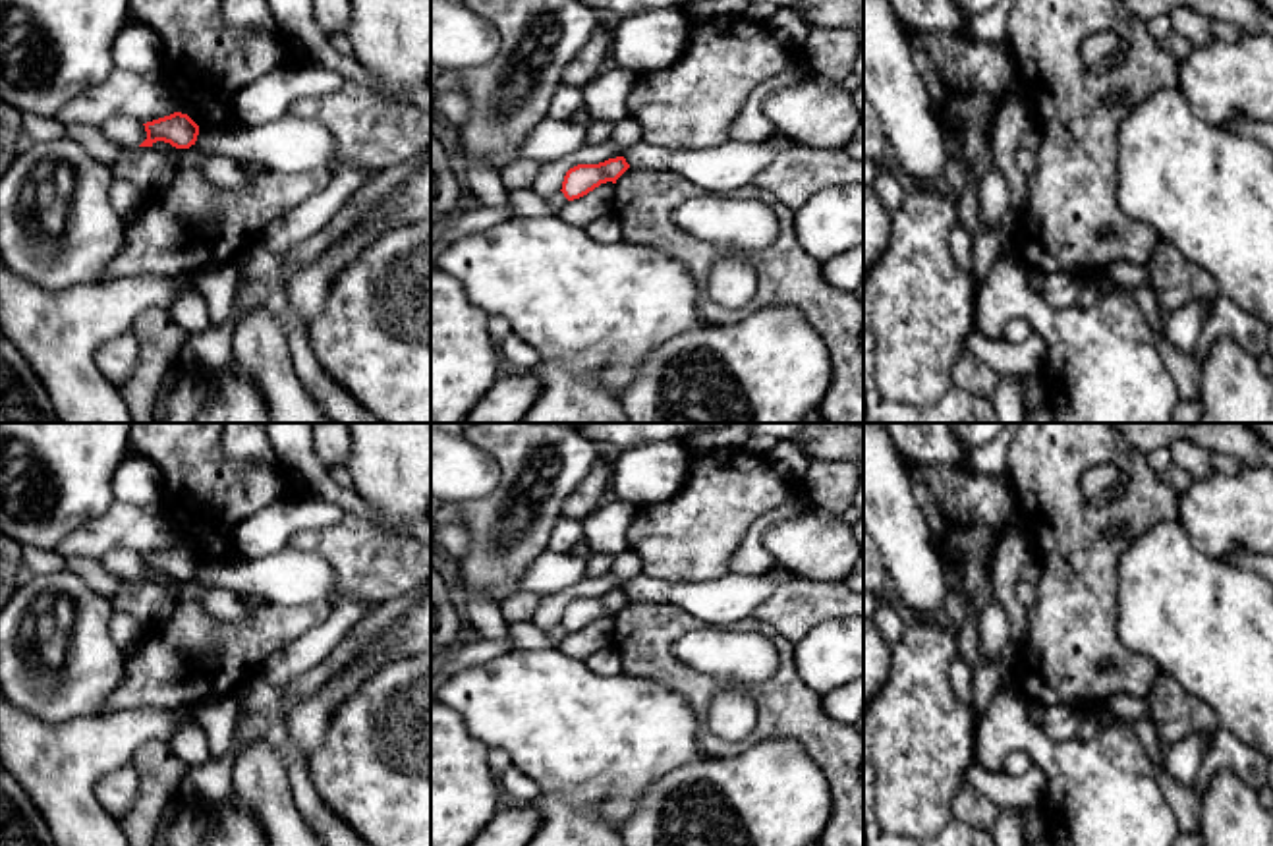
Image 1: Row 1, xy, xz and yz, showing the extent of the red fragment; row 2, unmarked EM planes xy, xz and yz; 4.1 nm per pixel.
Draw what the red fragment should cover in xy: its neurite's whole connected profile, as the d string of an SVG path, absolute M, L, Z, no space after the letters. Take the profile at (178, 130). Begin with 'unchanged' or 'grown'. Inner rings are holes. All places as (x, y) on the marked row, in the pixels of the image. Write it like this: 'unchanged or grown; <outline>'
unchanged; M182 112L143 124L147 139L139 147L153 147L156 141L170 143L176 149L189 149L195 145L199 126Z

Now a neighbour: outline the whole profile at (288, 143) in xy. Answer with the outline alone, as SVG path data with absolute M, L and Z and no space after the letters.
M290 110L263 126L236 122L220 131L199 129L197 141L209 155L224 155L240 164L255 164L267 172L297 174L313 168L332 170L336 141L313 120Z

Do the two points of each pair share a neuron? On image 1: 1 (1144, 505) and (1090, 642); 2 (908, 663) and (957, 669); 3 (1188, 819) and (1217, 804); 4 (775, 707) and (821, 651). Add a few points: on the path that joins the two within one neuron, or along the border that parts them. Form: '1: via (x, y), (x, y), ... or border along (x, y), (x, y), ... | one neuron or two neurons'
1: via (1105, 522), (1090, 537), (1090, 603) | one neuron
2: border along (957, 655), (949, 667), (949, 684), (970, 705) | two neurons
3: border along (1202, 798), (1198, 825) | two neurons
4: border along (792, 644), (792, 665), (820, 698) | two neurons

